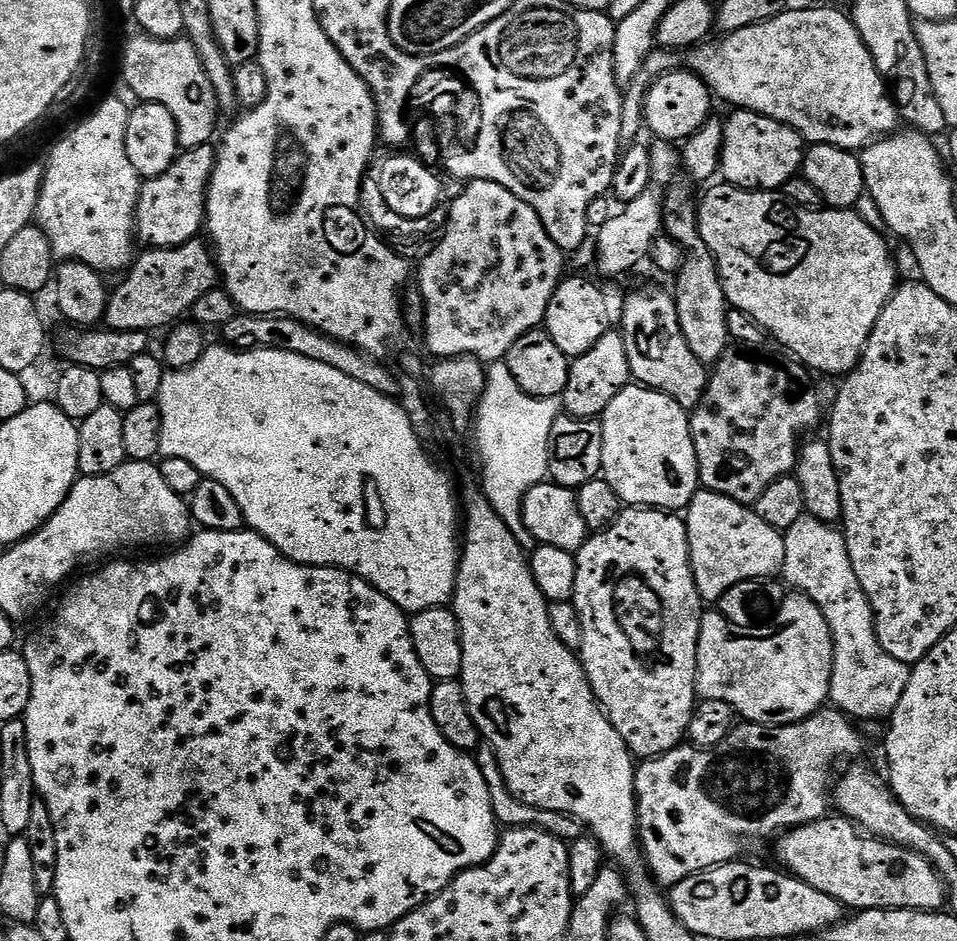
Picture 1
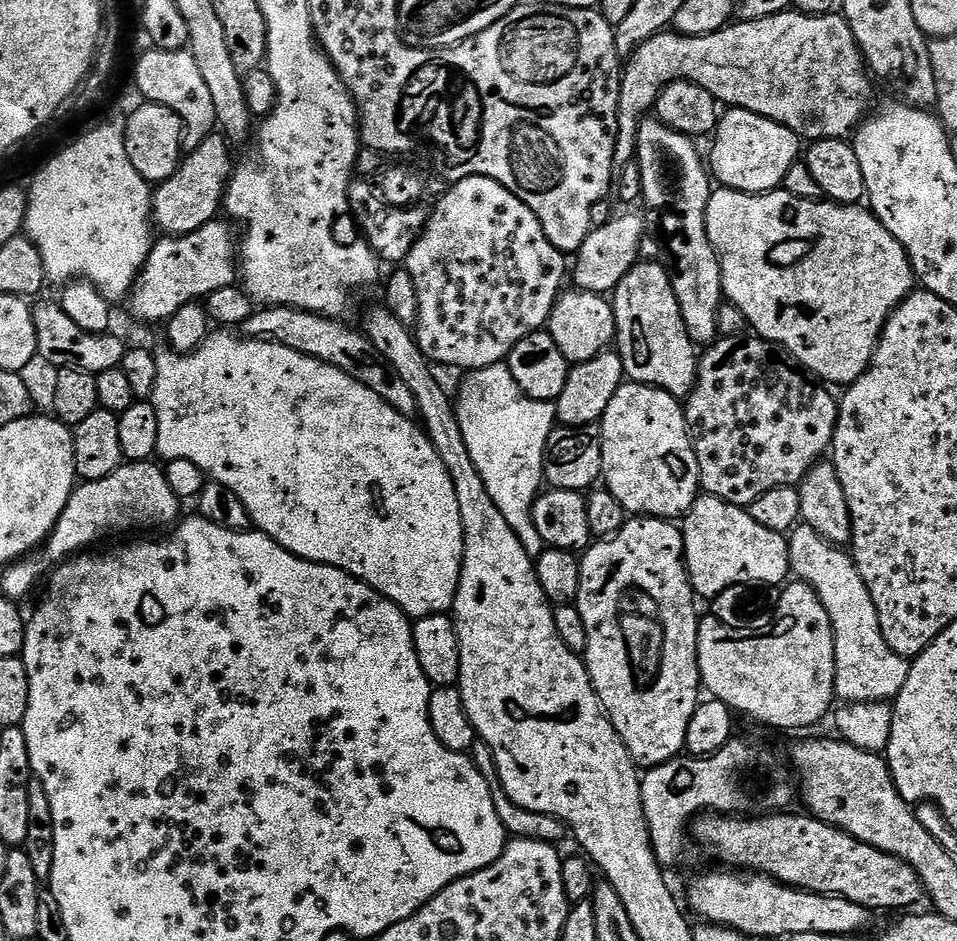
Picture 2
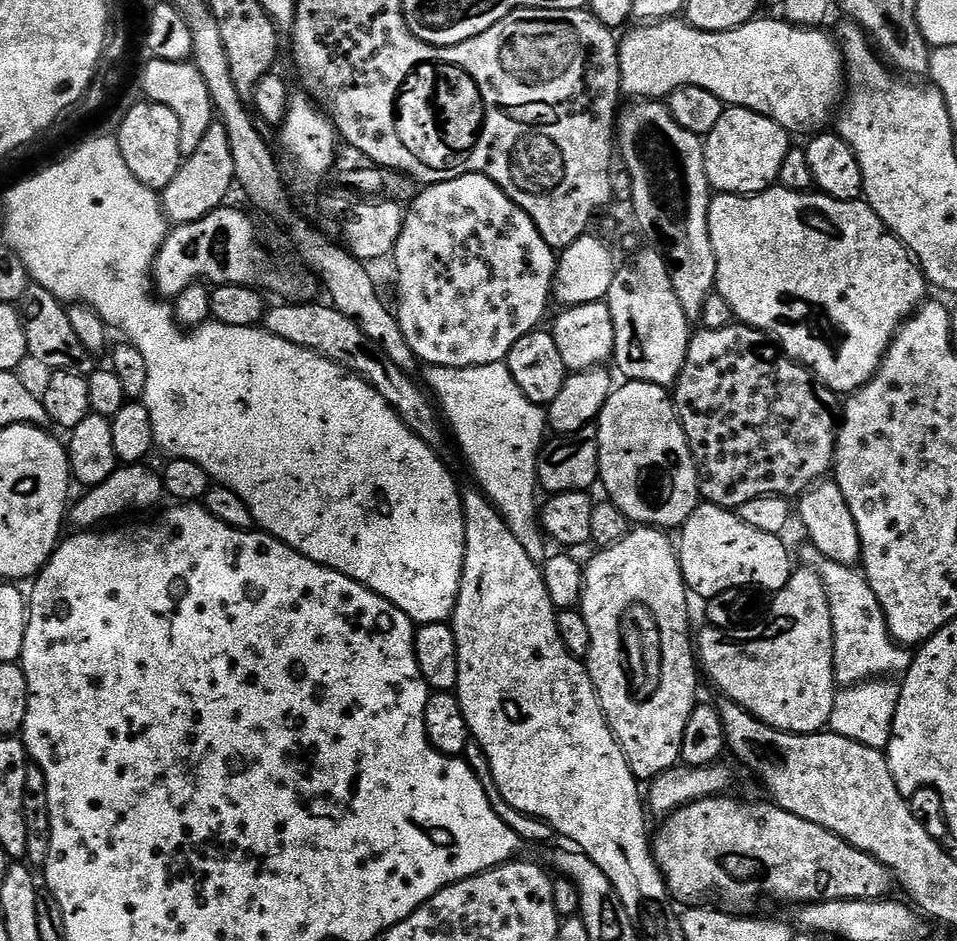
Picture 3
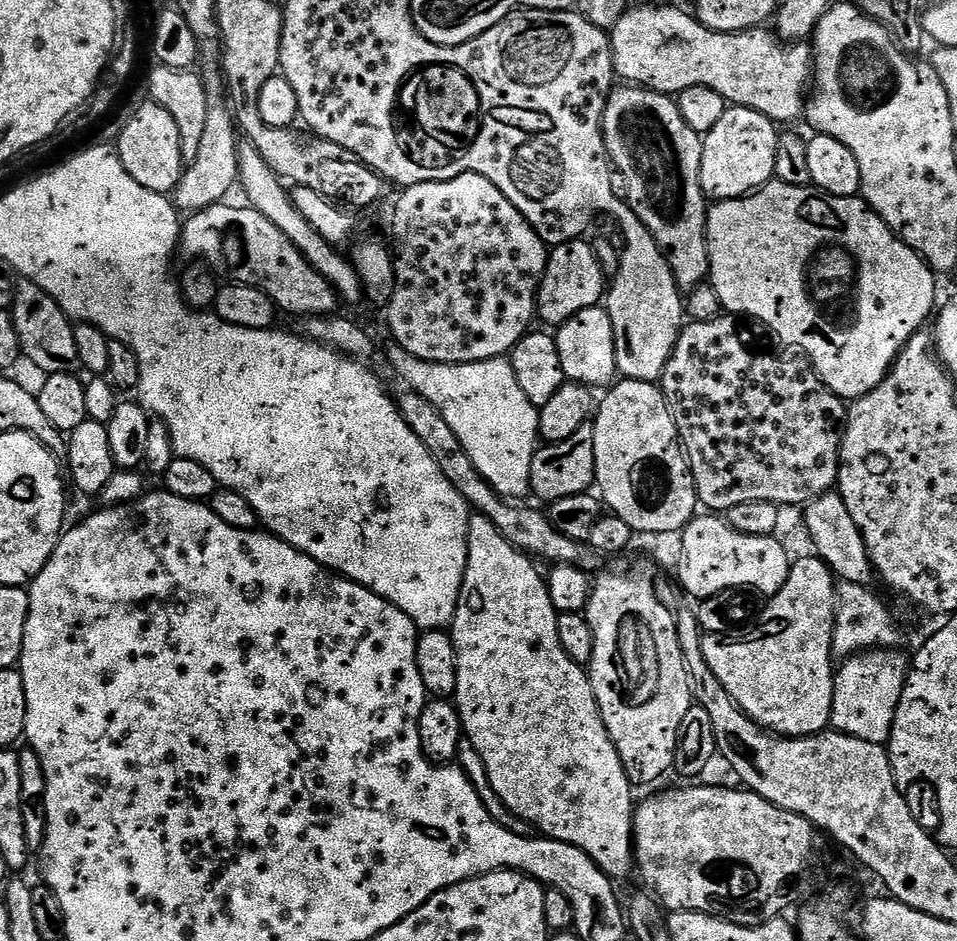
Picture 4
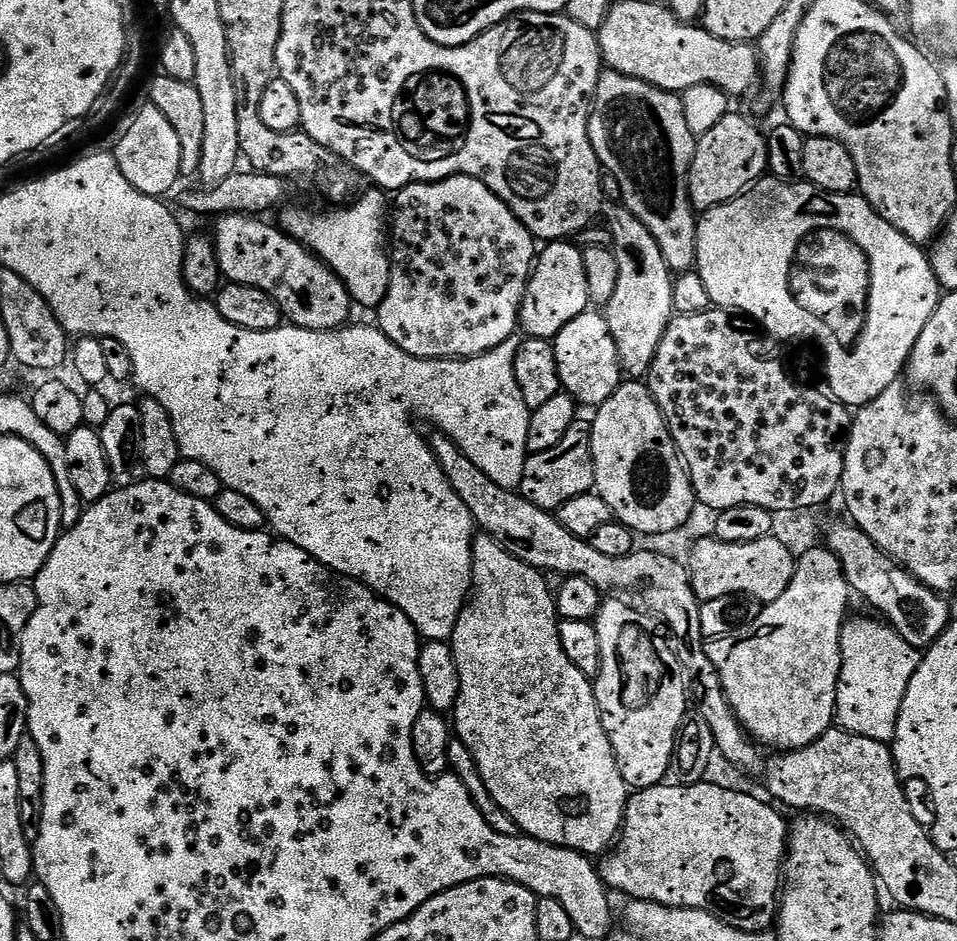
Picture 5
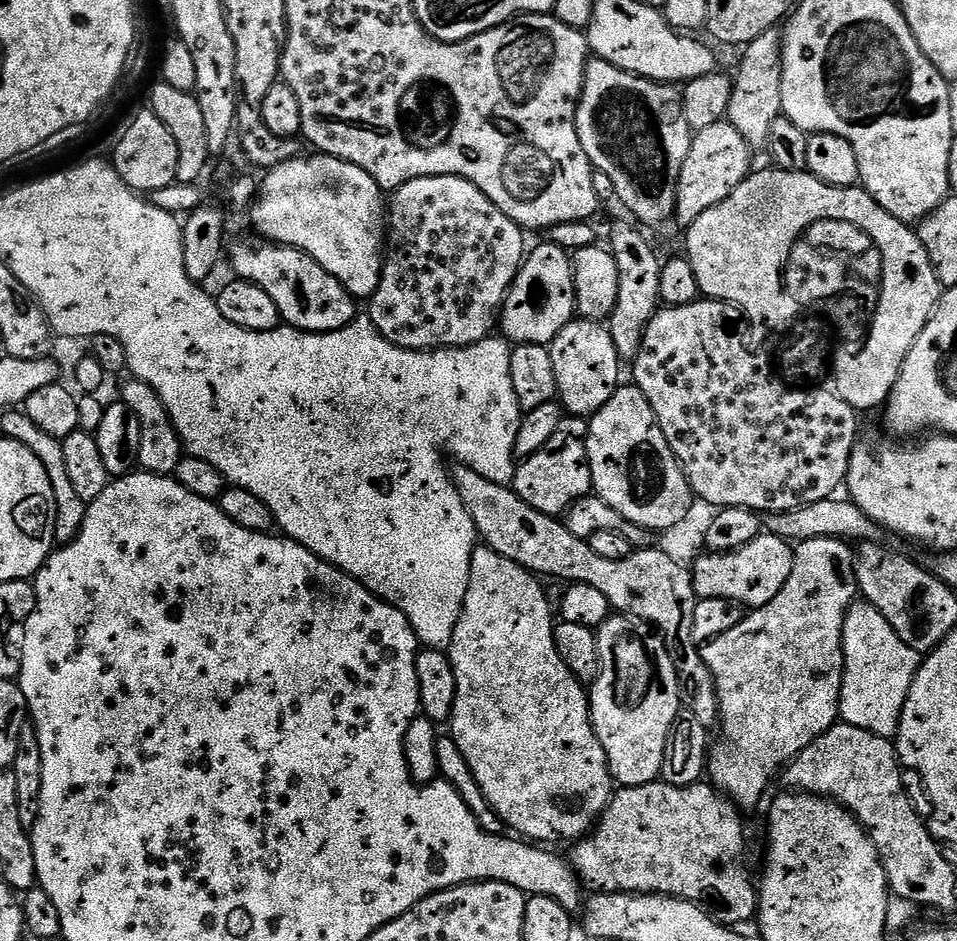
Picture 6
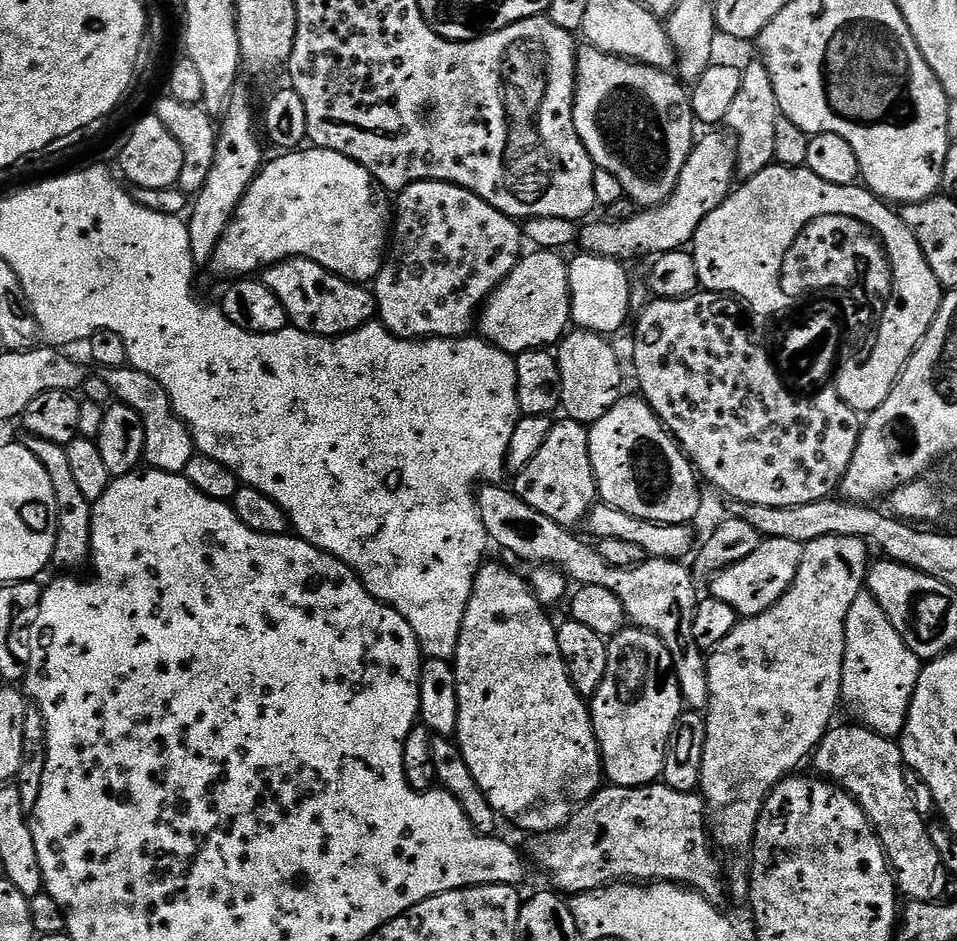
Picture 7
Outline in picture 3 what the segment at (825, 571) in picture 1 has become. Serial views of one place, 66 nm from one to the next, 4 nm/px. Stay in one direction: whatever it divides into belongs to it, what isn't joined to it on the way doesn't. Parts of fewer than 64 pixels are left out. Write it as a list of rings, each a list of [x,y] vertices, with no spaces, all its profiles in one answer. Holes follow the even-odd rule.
[[[811,542],[805,543],[800,556],[798,552],[798,560],[801,565],[816,572],[830,602],[837,685],[862,684],[895,677],[895,672],[907,673],[913,653],[907,647],[897,644],[888,633],[882,606],[874,590],[870,590],[870,582],[864,577],[863,571],[856,566],[828,560]]]

